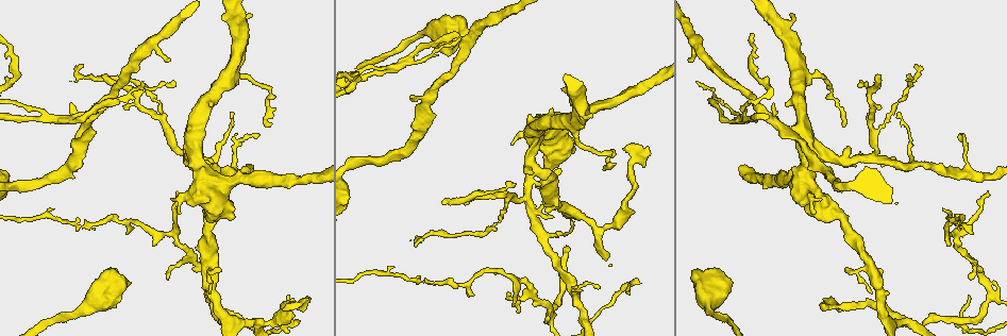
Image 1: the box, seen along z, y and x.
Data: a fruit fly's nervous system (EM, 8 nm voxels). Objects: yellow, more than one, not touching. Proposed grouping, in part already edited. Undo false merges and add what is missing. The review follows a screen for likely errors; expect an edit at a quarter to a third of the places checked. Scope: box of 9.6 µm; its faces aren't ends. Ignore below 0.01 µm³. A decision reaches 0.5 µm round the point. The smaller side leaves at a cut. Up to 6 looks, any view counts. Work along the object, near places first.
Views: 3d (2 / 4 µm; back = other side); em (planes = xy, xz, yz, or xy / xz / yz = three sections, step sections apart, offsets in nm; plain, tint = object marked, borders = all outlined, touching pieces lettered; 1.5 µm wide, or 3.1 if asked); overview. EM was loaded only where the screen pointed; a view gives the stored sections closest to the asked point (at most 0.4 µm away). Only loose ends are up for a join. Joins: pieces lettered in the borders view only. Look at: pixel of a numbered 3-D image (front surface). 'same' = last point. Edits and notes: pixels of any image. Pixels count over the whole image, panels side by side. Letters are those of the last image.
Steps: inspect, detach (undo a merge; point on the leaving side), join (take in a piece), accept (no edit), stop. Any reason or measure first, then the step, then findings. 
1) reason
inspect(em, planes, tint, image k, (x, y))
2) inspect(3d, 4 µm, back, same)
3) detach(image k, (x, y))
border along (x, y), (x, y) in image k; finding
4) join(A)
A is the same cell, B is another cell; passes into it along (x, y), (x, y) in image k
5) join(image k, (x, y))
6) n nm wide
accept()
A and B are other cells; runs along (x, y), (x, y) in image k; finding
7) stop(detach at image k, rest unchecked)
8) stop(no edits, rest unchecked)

thin end
inspect(em, planes, borders, image 1, (444, 204))

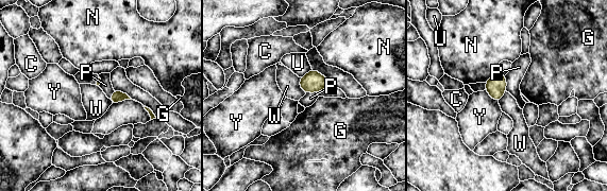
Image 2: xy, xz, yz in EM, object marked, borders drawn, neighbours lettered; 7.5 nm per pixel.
accept()
C, G, N, P, U, W and Y are other cells; border along (504, 75), (506, 90) in image 2; no lettered piece goes on from it

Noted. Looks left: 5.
abrupt turn
inspect(em, yz, step 4, tint, image 1, (957, 238))

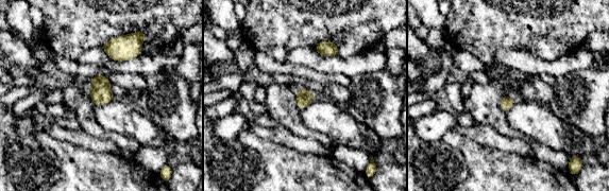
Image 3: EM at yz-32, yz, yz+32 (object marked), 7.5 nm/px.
inspect(em, xy, step 8, borders, same)

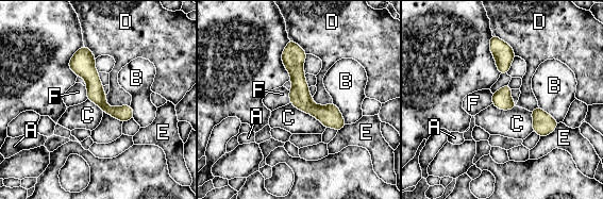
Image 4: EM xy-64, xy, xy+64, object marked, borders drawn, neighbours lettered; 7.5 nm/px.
accept()
A, B, C, D, E and F are other cells; one neuron here

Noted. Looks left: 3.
an open end
inspect(em, planes, borders, image 1, (970, 296))

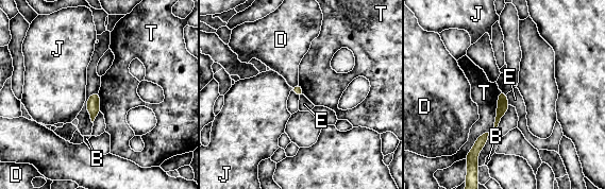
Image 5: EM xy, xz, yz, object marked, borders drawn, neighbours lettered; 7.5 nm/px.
accept()
B, D, E, J and T are other cells; border along (506, 93), (506, 100), (509, 104) in image 5; none of them fits

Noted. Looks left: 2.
stop(no edits, rest unchecked)

